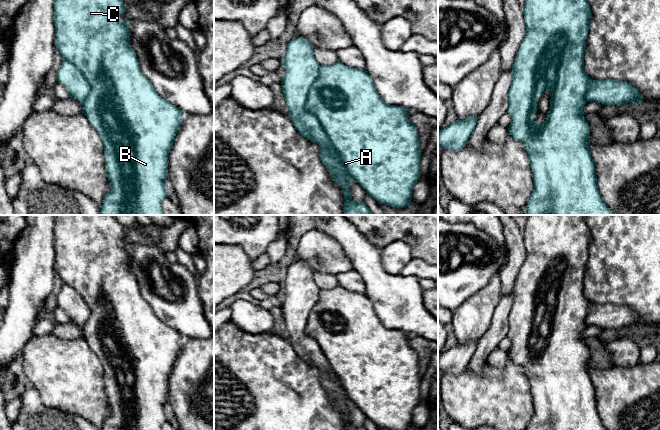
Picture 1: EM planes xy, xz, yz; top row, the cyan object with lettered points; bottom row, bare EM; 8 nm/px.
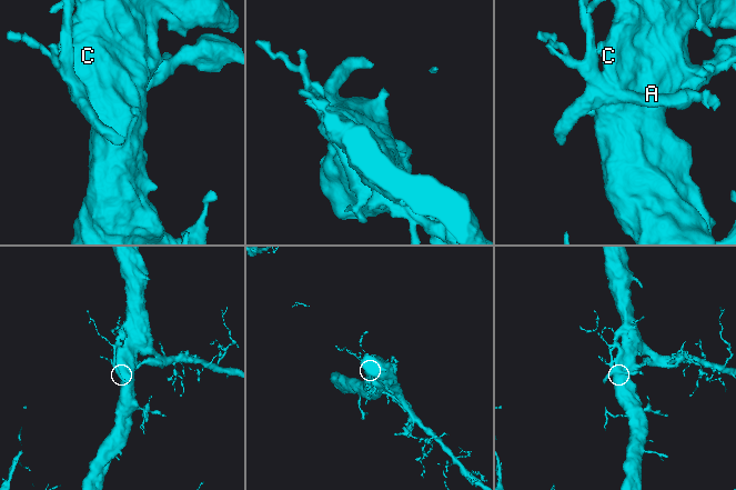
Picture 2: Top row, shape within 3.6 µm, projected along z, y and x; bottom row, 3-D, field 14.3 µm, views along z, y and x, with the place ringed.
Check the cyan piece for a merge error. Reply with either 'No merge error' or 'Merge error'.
Merge error

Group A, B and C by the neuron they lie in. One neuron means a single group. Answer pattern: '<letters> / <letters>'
A / B C

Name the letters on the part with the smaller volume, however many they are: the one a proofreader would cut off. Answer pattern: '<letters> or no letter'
A

